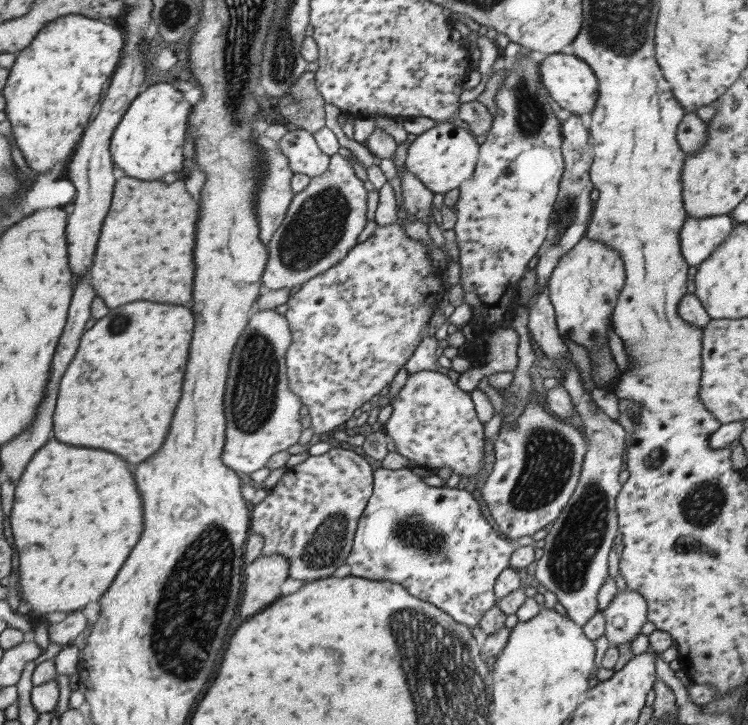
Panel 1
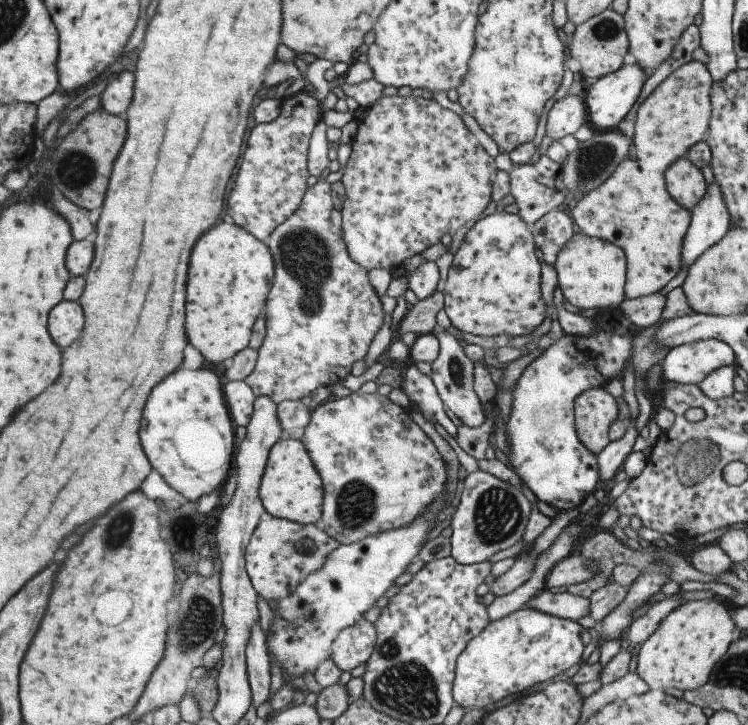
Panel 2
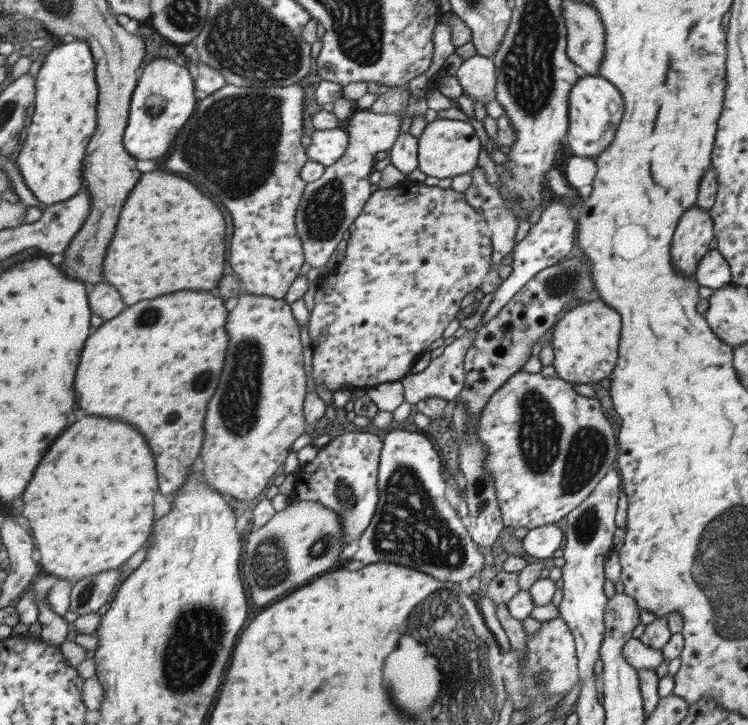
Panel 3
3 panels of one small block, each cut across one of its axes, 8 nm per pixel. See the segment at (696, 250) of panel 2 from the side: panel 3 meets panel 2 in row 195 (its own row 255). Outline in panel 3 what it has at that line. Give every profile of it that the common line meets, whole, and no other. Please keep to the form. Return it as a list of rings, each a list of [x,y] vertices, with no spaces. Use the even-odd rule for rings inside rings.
[[[717,249],[710,250],[705,258],[702,258],[694,280],[699,286],[708,286],[708,288],[718,290],[731,283],[731,269]]]

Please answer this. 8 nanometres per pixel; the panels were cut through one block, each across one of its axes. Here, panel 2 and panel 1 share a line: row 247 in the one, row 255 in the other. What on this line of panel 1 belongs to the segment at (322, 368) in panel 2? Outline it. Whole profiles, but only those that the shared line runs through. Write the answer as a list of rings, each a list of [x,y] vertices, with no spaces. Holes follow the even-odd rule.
[[[339,153],[333,154],[328,170],[324,174],[312,177],[308,186],[294,195],[284,220],[266,246],[268,259],[261,277],[262,288],[290,290],[296,285],[304,285],[310,278],[341,262],[354,245],[358,244],[356,240],[366,226],[366,204],[368,204],[368,191],[356,175],[354,166]]]

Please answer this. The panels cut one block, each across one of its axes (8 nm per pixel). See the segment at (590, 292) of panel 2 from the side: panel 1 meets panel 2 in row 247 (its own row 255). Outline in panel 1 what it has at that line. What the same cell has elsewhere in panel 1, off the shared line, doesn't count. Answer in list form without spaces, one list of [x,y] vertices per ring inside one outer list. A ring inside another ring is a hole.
[[[584,236],[570,253],[562,256],[546,287],[559,335],[586,348],[592,364],[592,380],[596,387],[604,390],[622,376],[610,353],[608,328],[624,284],[625,269],[619,255],[599,240],[590,241],[588,236]]]

